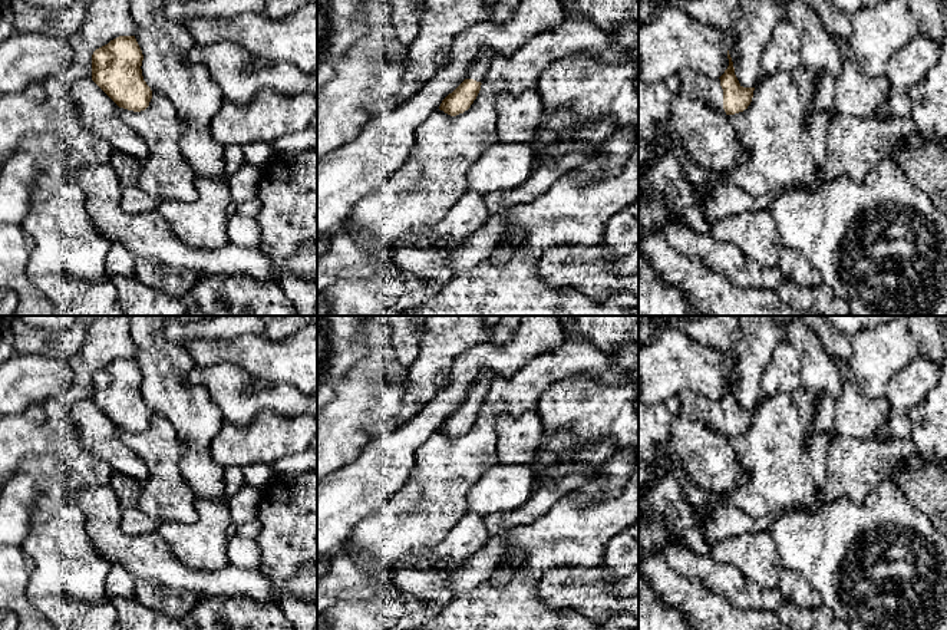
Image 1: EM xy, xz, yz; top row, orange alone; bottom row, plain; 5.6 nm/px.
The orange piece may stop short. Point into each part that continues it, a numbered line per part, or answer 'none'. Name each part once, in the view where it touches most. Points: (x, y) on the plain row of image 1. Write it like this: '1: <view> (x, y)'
1: yz (695, 406)

